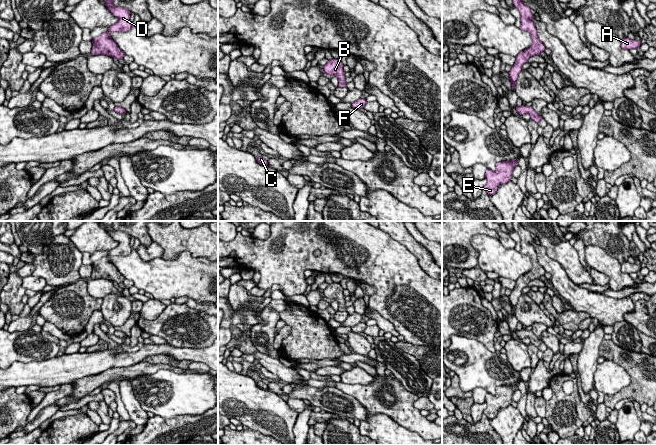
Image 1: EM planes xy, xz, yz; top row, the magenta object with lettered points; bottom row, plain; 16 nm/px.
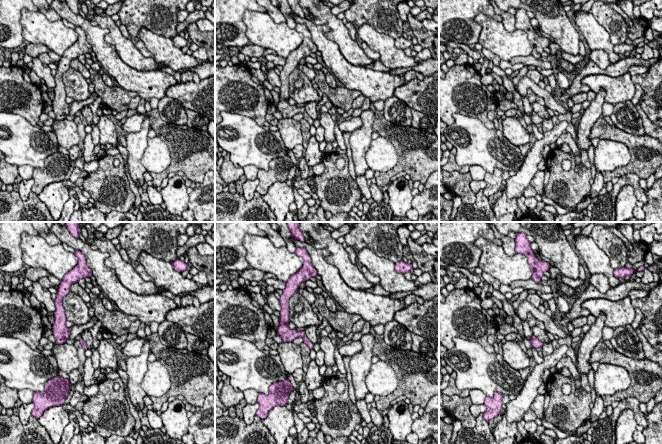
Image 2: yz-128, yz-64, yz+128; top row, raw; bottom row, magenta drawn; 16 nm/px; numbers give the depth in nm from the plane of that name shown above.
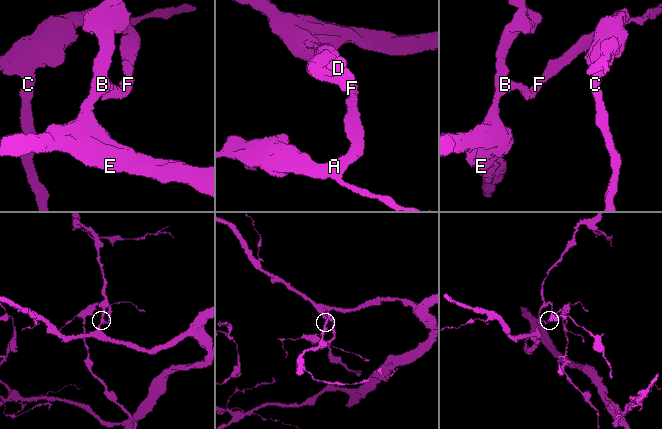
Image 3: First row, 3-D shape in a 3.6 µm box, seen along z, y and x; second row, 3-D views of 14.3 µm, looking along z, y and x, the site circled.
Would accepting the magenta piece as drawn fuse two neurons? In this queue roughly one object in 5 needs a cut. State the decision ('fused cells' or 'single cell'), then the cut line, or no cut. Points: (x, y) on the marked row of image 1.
single cell | no cut

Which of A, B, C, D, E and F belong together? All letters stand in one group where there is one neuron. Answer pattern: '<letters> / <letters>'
A B C D E F

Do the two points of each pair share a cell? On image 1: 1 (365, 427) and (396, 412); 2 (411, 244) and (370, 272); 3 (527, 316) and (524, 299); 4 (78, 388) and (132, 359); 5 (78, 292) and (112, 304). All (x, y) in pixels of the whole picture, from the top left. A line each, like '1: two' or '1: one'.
1: two
2: two
3: one
4: two
5: two

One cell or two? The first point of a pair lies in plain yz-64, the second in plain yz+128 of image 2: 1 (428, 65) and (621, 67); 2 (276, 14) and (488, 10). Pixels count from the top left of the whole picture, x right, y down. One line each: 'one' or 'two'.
1: one
2: two

